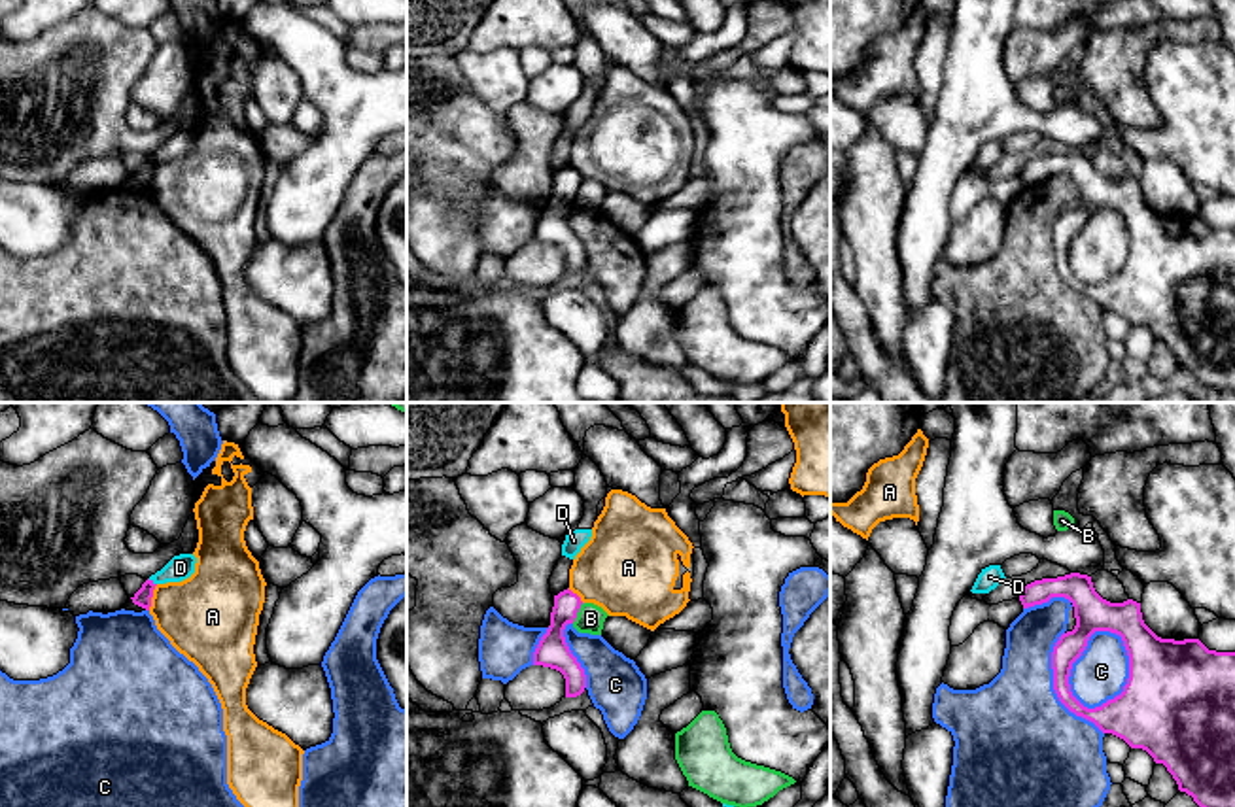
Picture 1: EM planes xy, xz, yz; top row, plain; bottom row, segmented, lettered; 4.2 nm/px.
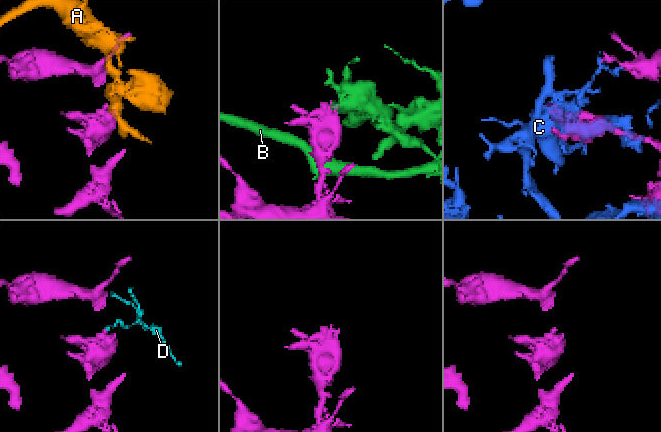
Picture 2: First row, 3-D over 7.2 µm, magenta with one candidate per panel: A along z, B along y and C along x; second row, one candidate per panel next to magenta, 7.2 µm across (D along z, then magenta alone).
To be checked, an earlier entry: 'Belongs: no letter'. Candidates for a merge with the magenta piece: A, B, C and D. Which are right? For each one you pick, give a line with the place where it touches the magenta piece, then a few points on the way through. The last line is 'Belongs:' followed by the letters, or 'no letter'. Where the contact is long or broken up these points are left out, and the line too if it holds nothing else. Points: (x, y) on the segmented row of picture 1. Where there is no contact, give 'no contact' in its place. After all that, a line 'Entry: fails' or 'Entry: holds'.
Belongs: no letter
Entry: holds

